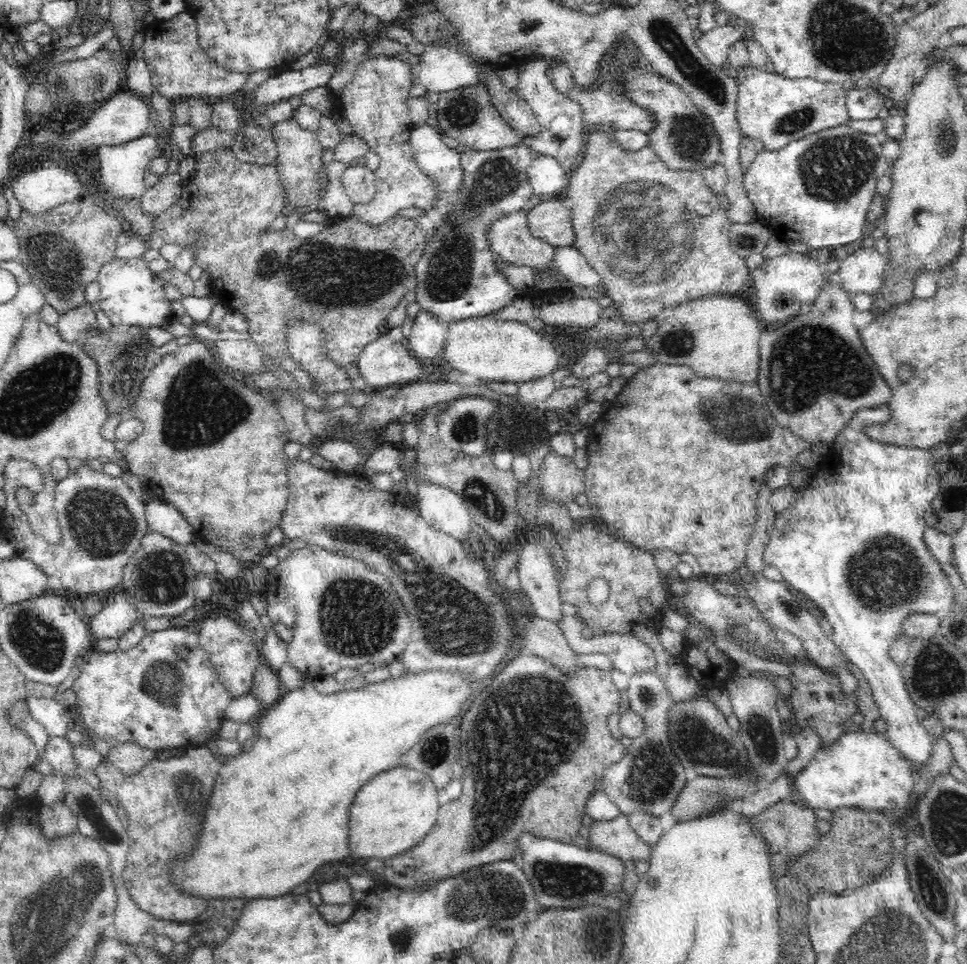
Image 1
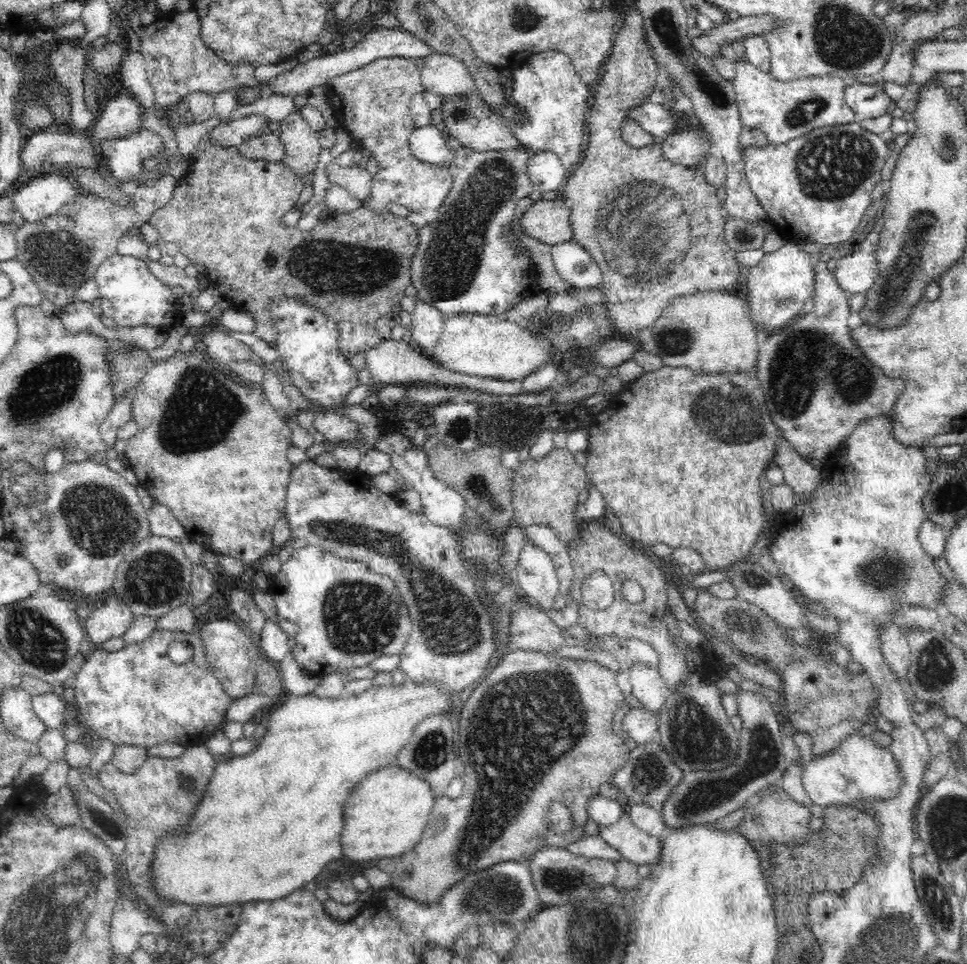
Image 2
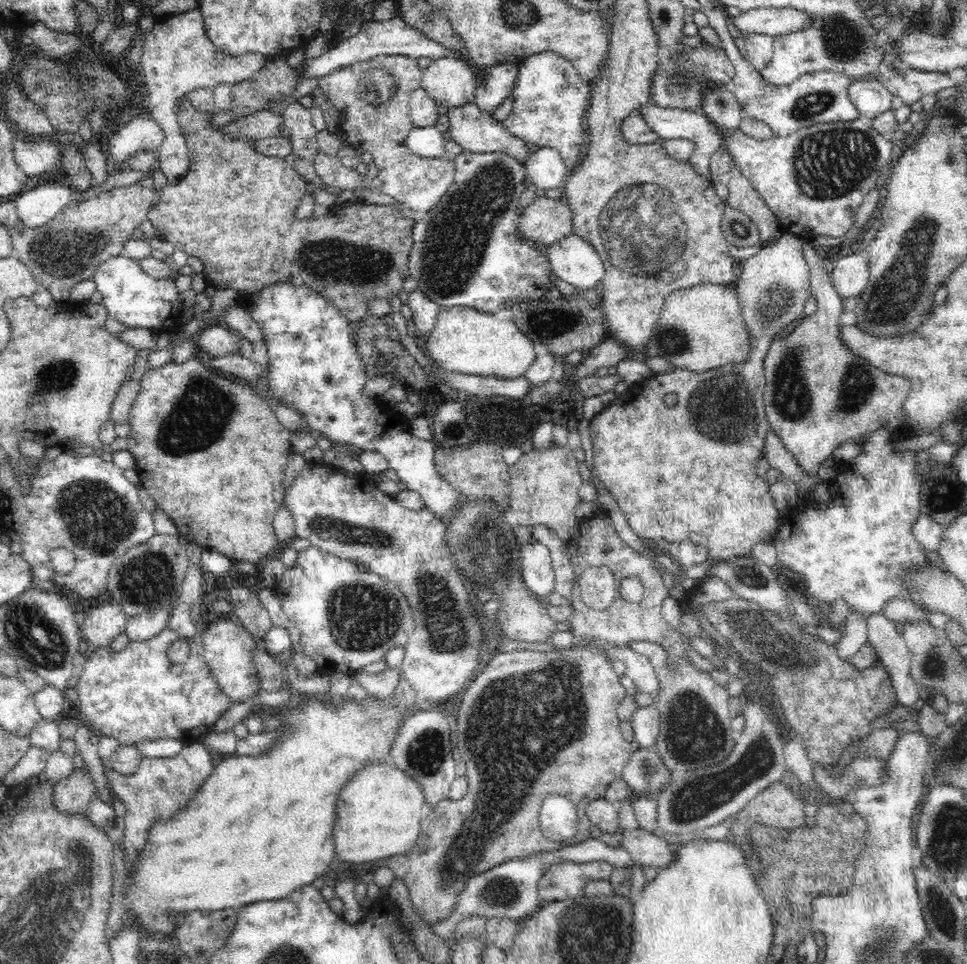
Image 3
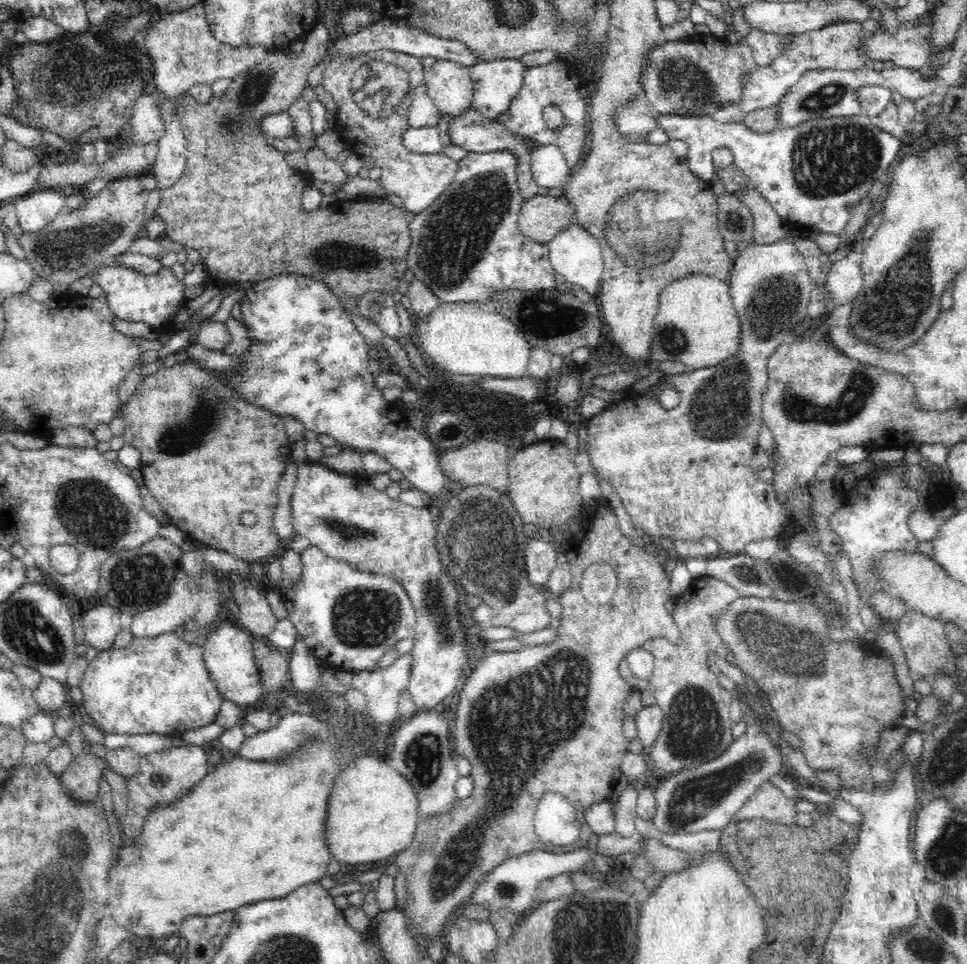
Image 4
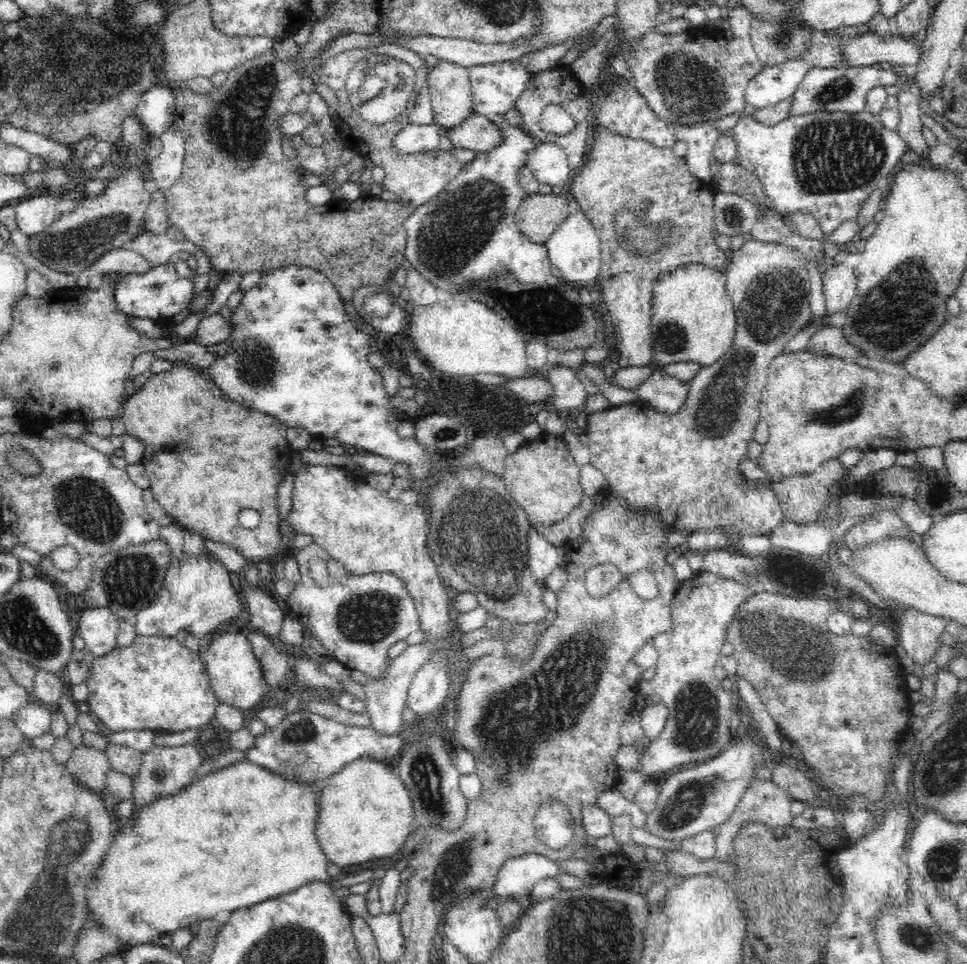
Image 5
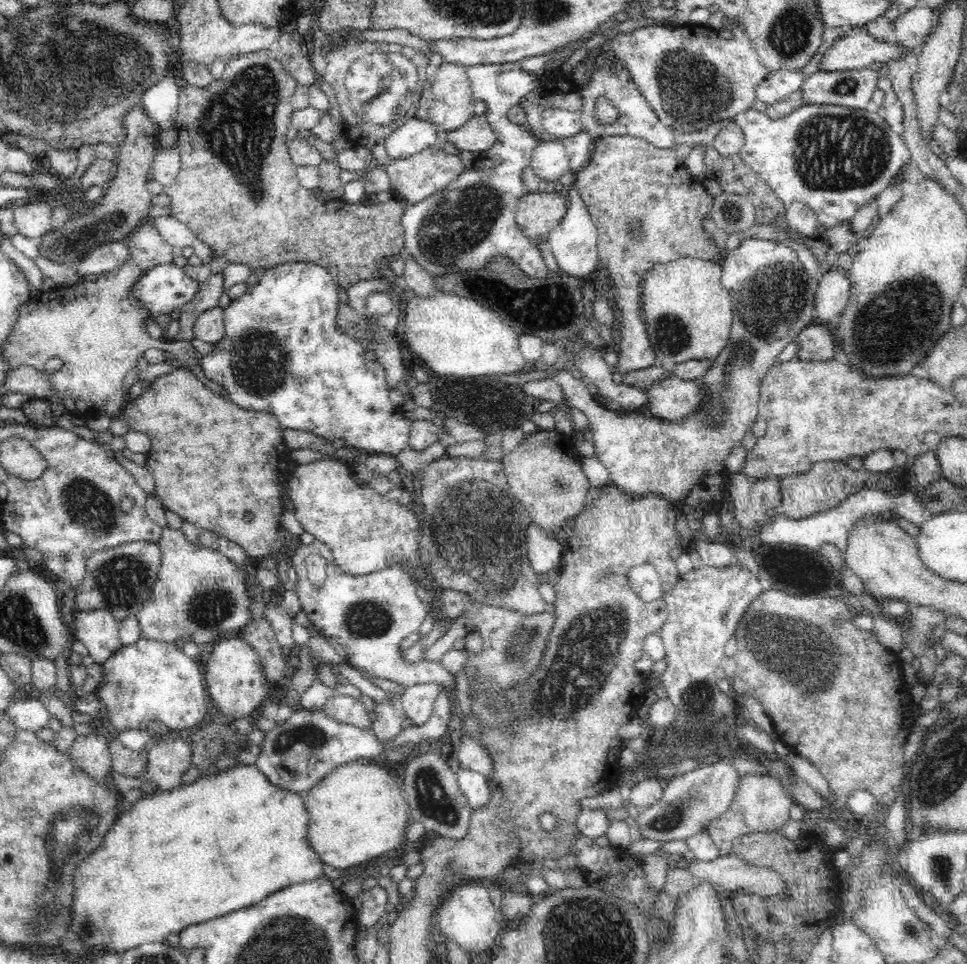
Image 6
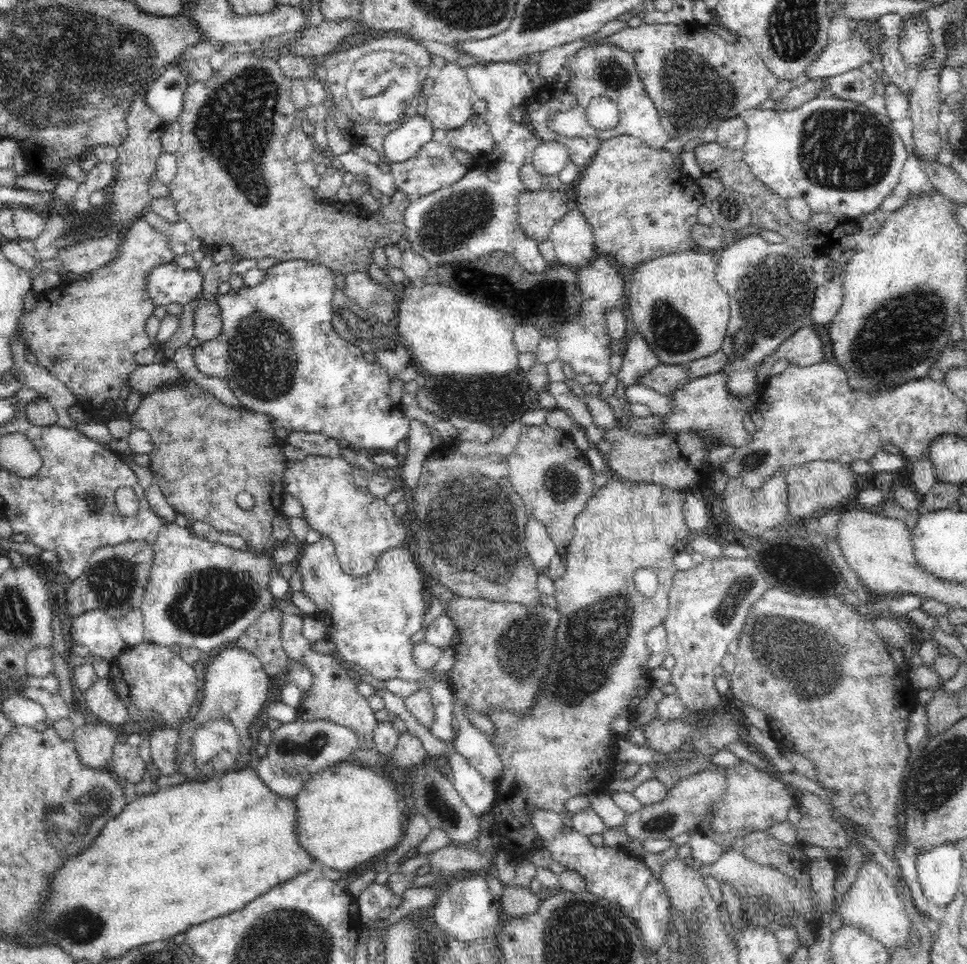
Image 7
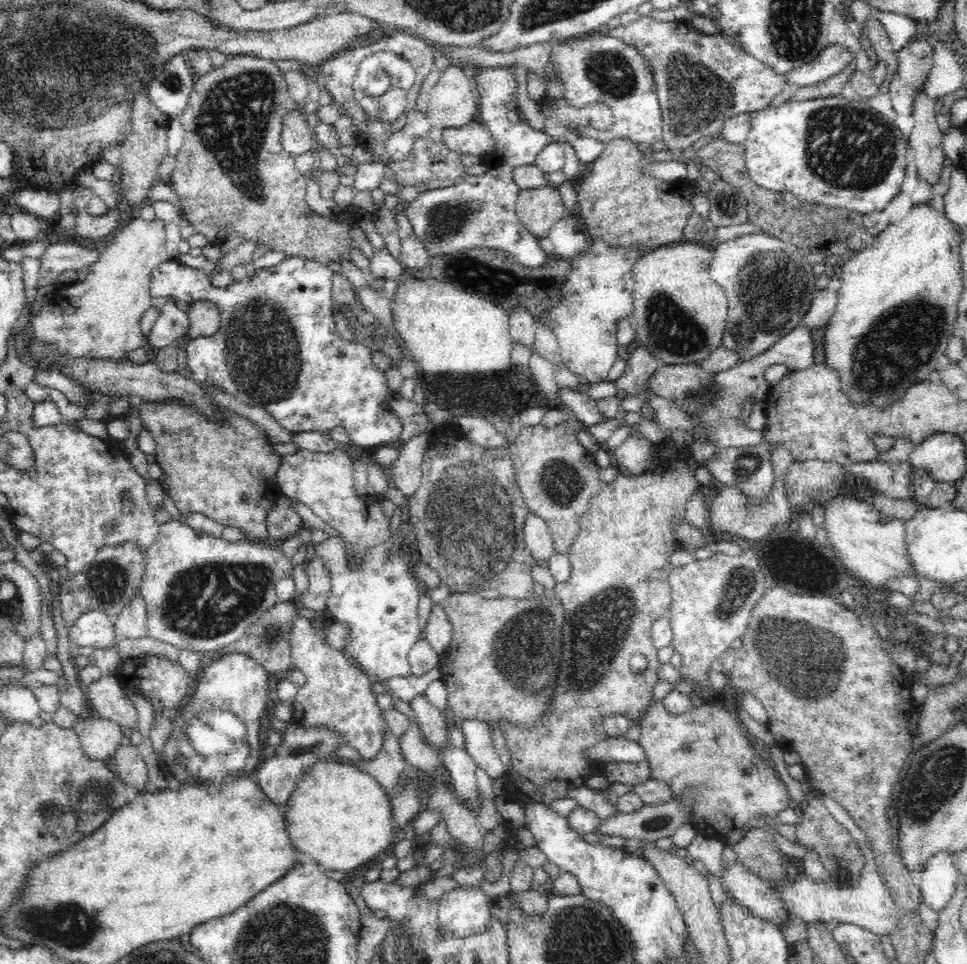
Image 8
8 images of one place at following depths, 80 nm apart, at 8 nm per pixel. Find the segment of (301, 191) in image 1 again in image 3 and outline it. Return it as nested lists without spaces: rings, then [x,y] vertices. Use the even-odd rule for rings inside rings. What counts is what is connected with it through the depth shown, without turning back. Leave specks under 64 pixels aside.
[[[292,103],[286,106],[283,116],[284,128],[288,130],[291,144],[290,157],[298,156],[308,162],[314,162],[314,156],[320,151],[317,143],[318,129],[313,125],[311,112],[302,104]]]

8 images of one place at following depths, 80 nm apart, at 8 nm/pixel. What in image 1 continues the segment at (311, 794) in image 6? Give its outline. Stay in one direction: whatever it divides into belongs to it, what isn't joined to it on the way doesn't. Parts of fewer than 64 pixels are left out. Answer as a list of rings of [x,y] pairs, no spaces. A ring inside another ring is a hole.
[[[392,768],[366,782],[350,808],[349,848],[352,856],[389,859],[418,845],[430,833],[442,801],[426,773],[412,768]]]

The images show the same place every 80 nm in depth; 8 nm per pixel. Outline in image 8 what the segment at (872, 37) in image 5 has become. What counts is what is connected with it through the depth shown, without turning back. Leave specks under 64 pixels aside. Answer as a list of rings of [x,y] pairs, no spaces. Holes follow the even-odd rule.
[[[830,43],[812,62],[794,68],[783,78],[785,82],[791,82],[794,89],[799,89],[830,78],[840,70],[844,70],[848,62],[856,62],[854,54],[848,47]]]

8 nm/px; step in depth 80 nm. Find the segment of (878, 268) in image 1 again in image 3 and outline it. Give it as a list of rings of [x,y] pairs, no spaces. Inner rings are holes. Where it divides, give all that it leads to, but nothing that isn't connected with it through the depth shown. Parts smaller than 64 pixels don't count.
[[[837,256],[834,259],[834,268],[830,272],[830,278],[834,283],[835,290],[844,300],[849,297],[861,296],[867,288],[868,276],[868,257],[860,256]]]

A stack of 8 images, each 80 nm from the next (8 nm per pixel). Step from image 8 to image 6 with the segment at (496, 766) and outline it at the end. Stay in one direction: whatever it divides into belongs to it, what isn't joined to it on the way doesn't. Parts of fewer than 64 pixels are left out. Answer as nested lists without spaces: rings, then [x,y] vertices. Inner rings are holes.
[[[462,732],[456,758],[460,762],[460,768],[483,774],[487,780],[492,776],[492,763],[488,751],[469,734],[463,734]]]

